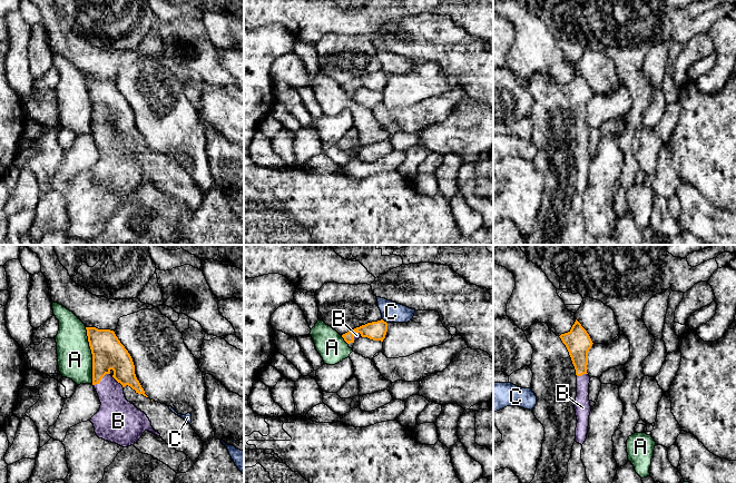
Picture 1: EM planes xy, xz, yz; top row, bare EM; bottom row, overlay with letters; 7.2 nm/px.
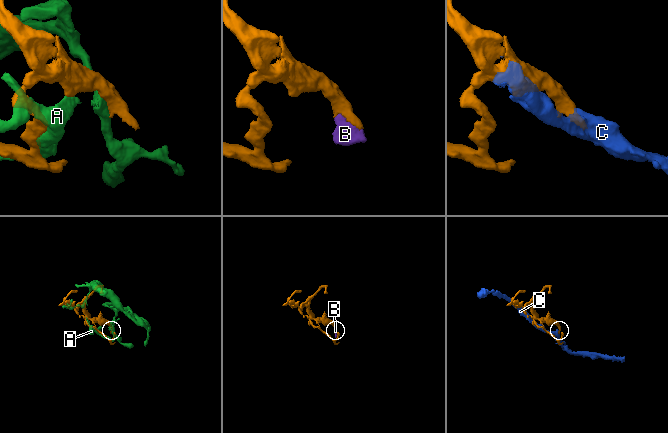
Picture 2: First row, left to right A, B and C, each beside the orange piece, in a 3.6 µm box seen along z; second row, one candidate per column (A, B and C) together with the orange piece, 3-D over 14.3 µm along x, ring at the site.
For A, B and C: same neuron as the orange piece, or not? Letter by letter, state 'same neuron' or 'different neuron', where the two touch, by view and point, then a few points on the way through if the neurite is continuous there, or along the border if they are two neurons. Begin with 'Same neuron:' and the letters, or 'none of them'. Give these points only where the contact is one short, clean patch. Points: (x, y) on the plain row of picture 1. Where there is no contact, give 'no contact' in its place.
Same neuron: B
A: different neuron | xy (92, 106)
B: same neuron | xy (101, 128)
C: different neuron | xz (383, 71) | along xz (382, 69), (386, 74)

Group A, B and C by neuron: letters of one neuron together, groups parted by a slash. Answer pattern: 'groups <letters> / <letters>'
groups A / B / C

